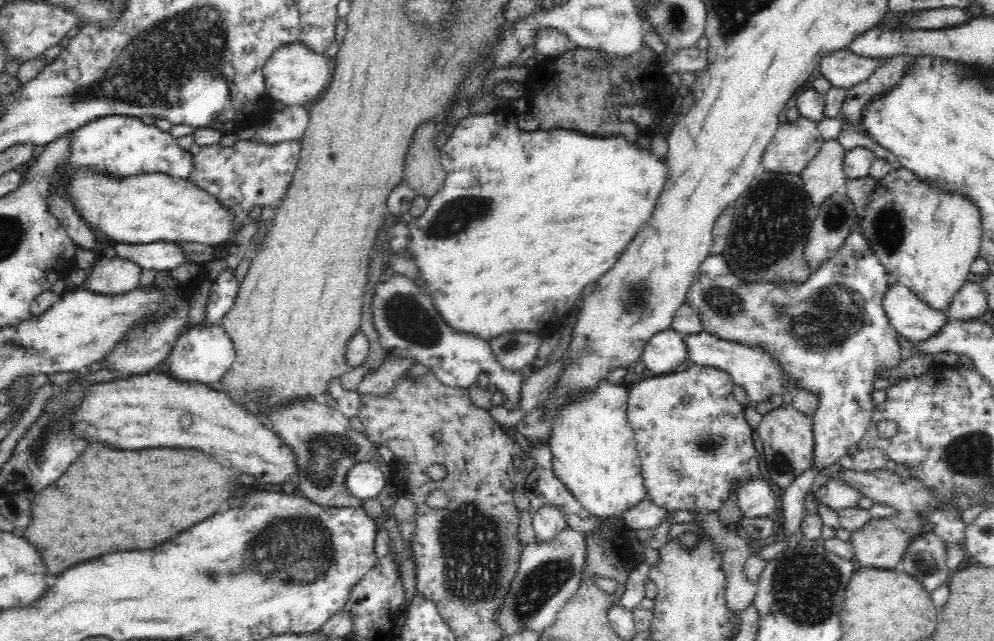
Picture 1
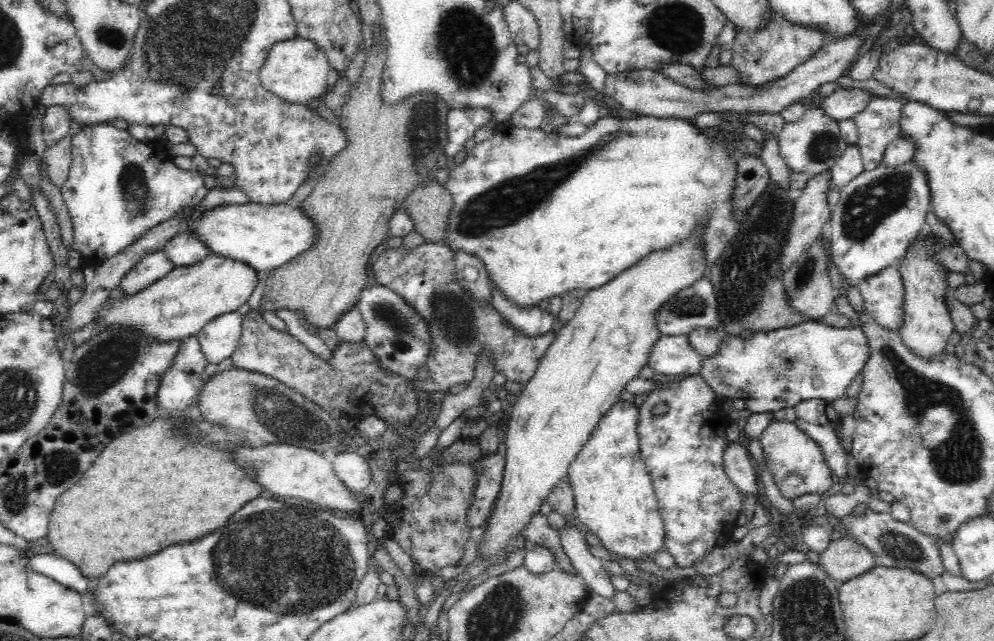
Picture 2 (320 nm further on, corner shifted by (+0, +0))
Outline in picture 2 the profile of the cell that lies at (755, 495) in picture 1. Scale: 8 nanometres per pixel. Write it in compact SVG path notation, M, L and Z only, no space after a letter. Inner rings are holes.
M727 441L726 445L722 457L725 473L744 496L756 495L756 472L754 471L752 458L746 451L745 443Z

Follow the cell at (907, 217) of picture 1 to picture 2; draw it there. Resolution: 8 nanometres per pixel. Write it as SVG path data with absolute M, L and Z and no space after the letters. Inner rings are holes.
M927 229L922 232L917 240L912 242L905 256L896 264L905 288L903 324L897 332L902 343L916 357L933 361L938 355L950 350L948 341L955 328L949 316L946 301L944 301L944 294L947 293L944 274L949 270L932 261L933 256L929 254L929 242L925 240Z

